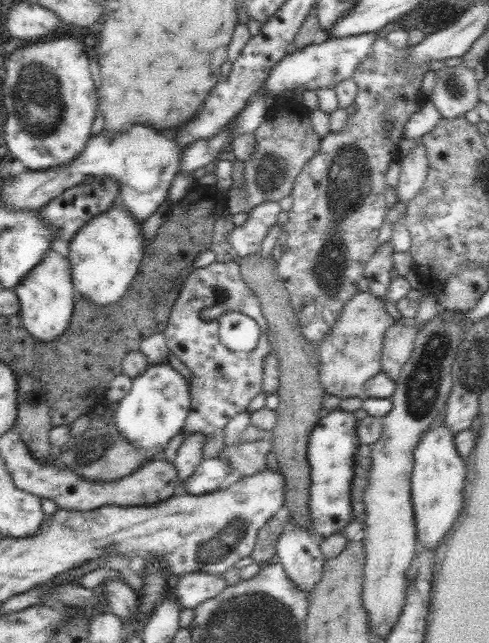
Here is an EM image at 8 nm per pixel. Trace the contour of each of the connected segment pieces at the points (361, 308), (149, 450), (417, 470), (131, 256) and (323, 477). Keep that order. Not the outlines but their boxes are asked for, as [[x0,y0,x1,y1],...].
[[316,290,395,398],[113,362,190,460],[411,422,469,549],[68,201,145,306],[307,408,361,537]]

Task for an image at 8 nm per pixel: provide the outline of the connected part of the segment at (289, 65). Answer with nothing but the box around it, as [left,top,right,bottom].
[261,33,378,96]

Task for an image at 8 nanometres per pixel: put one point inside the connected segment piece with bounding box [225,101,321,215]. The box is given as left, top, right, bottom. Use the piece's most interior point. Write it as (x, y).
(286, 140)

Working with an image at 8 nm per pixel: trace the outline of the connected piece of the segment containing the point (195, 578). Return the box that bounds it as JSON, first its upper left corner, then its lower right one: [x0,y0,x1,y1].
[170,572,226,608]

